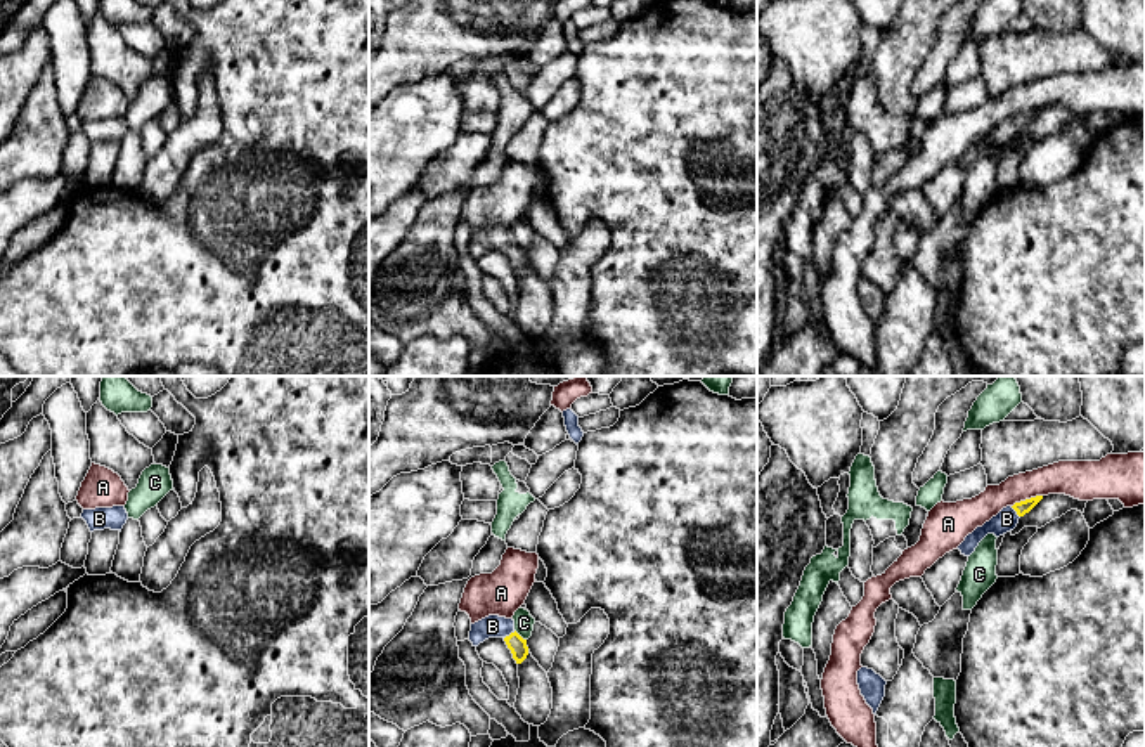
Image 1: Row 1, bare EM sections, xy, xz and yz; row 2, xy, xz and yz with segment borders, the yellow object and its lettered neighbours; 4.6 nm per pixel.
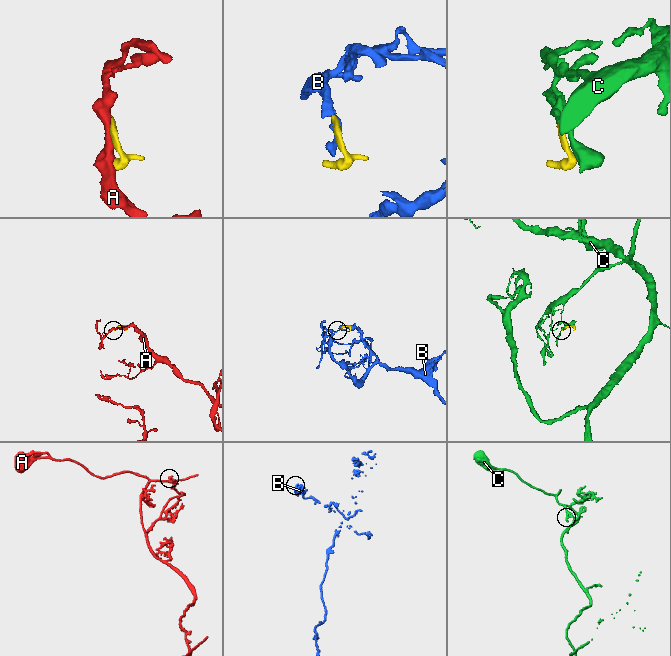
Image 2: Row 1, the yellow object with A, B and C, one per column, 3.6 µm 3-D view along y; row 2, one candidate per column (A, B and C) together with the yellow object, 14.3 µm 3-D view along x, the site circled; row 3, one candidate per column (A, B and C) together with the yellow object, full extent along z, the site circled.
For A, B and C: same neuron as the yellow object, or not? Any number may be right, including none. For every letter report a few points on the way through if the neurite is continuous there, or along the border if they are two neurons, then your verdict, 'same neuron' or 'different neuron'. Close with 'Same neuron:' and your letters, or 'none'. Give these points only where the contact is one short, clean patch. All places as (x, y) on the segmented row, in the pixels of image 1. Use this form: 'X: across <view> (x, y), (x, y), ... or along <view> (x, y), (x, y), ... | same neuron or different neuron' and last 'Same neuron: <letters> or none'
A: different neuron
B: across xz (518, 647), (511, 633), (492, 626) | same neuron
C: along xz (515, 630), (525, 640) | different neuron
Same neuron: B

